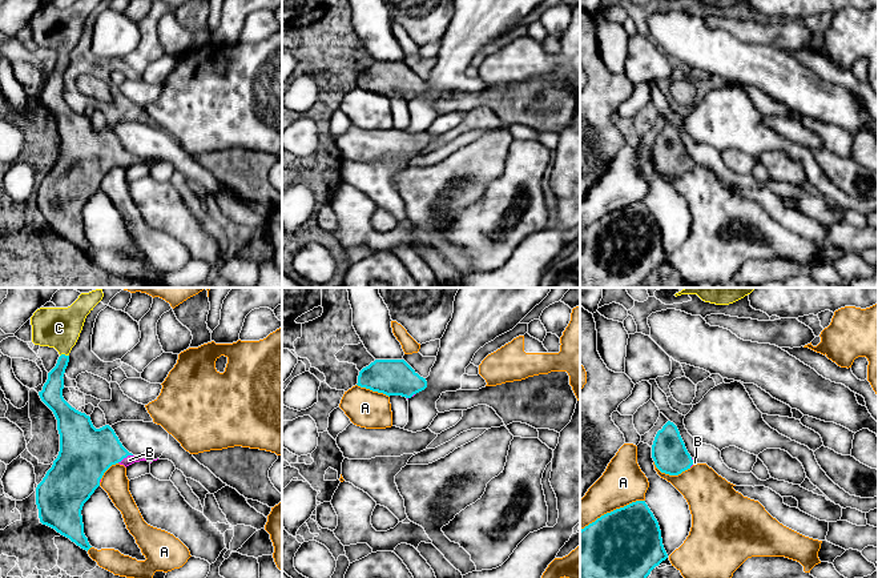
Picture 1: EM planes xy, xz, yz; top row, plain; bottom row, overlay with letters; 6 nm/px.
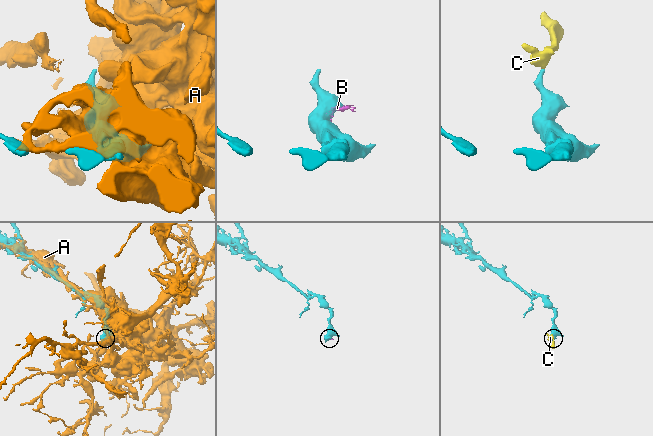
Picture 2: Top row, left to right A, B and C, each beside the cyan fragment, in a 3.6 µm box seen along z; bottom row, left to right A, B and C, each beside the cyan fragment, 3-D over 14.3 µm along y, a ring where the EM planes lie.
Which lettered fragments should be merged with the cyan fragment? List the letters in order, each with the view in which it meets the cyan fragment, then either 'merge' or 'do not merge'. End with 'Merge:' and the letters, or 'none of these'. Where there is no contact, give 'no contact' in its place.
A: yz | do not merge
B: xy | merge
C: xy | merge
Merge: B, C

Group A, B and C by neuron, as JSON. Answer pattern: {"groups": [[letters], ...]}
{"groups": [["A"], ["B", "C"]]}

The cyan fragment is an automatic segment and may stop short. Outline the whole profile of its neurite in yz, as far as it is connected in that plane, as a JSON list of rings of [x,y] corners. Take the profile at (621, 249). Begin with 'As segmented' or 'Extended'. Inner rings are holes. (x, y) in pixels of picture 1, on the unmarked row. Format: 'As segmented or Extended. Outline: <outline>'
As segmented. Outline: [[[645,202],[607,214],[580,232],[580,288],[637,288],[666,260],[658,224]]]

